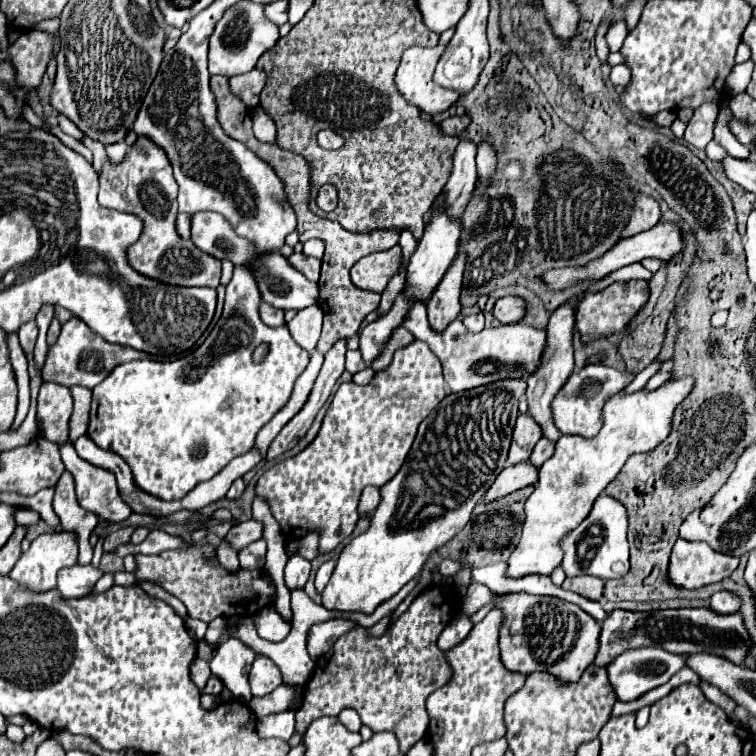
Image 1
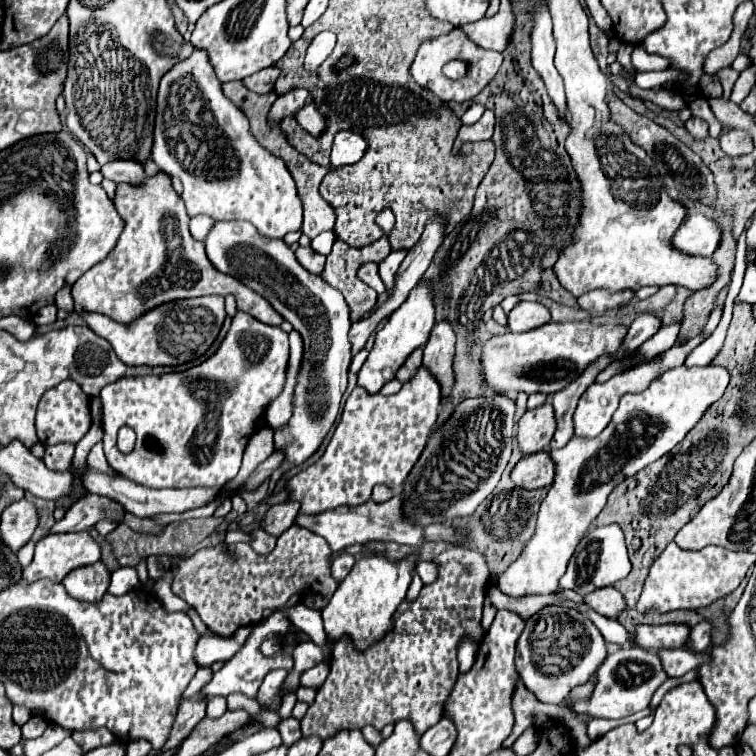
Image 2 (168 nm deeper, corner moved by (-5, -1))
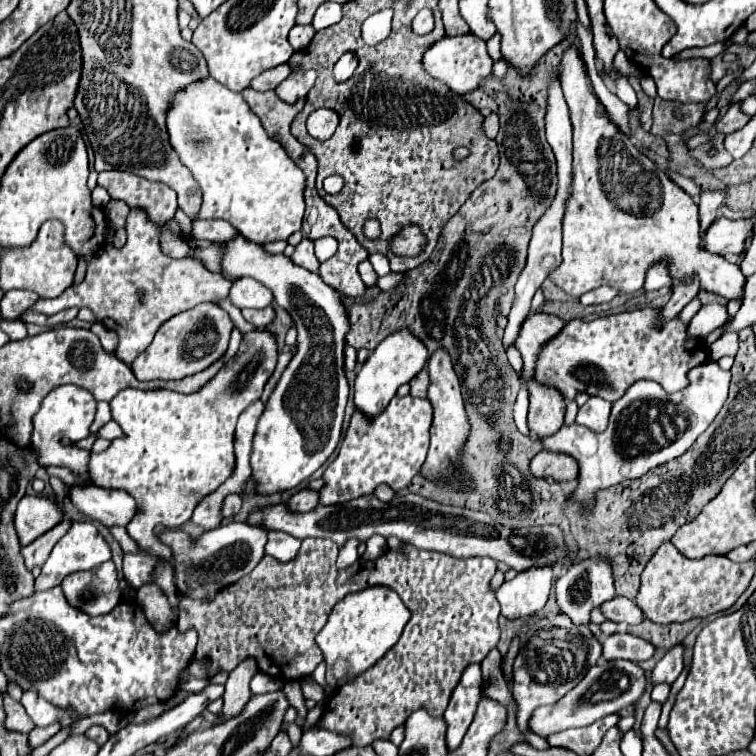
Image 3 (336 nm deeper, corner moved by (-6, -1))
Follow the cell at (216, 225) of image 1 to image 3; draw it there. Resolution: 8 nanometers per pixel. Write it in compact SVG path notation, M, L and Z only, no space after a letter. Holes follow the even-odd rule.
M240 233L222 247L222 273L234 279L254 277L260 281L274 293L276 303L294 317L294 327L298 329L296 347L300 345L300 349L294 347L294 357L260 417L250 455L258 493L292 489L324 465L340 439L344 407L348 401L344 347L350 319L346 317L346 305L342 295L326 285L318 273L302 269L284 253L272 255L264 251L262 245L246 241Z

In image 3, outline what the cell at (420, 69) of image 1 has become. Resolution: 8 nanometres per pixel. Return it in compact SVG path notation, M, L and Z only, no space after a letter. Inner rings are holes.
M472 33L466 35L458 35L458 37L442 37L440 41L436 41L422 57L422 65L426 69L426 73L430 73L430 77L446 83L454 93L458 95L466 95L474 89L478 89L478 85L492 75L492 57L488 55L486 43L478 37L474 37Z

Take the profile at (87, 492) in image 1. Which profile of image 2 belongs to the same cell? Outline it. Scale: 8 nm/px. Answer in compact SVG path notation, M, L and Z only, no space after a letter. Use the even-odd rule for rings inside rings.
M87 495L73 503L65 517L57 521L49 533L78 532L89 529L101 519L101 517L113 517L115 521L121 521L125 515L123 507L117 505L115 501L99 495Z

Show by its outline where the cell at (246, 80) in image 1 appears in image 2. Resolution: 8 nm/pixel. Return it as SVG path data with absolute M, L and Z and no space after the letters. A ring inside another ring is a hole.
M269 67L269 69L261 69L261 73L255 73L255 75L249 75L243 79L243 85L253 91L253 93L269 93L273 91L273 85L279 77L281 69L279 67Z

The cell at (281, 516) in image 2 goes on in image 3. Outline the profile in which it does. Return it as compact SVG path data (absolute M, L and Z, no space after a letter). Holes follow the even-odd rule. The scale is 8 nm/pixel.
M302 489L296 495L292 495L286 503L286 507L294 513L306 513L318 505L318 493L310 489Z

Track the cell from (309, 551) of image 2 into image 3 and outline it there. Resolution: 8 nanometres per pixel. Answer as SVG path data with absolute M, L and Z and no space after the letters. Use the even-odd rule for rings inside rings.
M304 539L298 557L288 563L280 563L278 559L264 555L264 559L252 573L242 577L242 581L236 581L236 585L220 589L214 599L198 601L190 595L182 595L176 625L180 631L188 627L194 627L198 631L198 647L194 657L206 655L212 659L212 669L208 677L218 671L232 671L242 659L254 655L258 659L260 671L282 681L302 679L304 675L312 673L312 669L316 669L316 665L322 661L322 651L318 649L316 635L326 625L326 615L330 615L330 609L338 603L338 599L346 597L348 593L366 589L366 585L392 585L398 595L406 595L406 607L412 611L412 617L400 641L370 669L366 669L354 679L348 679L328 697L318 727L342 733L350 737L352 745L364 747L370 745L374 739L388 739L390 731L402 725L416 709L426 709L432 717L442 717L464 667L470 663L480 663L498 643L500 605L494 597L494 591L490 591L490 581L496 573L496 561L490 561L488 557L458 559L446 553L420 551L412 545L404 545L402 553L390 551L388 555L372 561L370 565L368 561L360 559L356 565L342 571L334 567L334 561L336 545L330 539Z

